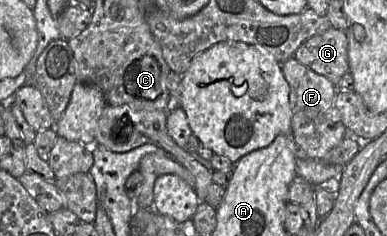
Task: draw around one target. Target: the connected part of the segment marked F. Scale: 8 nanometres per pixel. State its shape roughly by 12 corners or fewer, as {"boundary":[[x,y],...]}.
{"boundary":[[294,57],[289,84],[296,159],[324,159],[346,136],[337,87]]}

